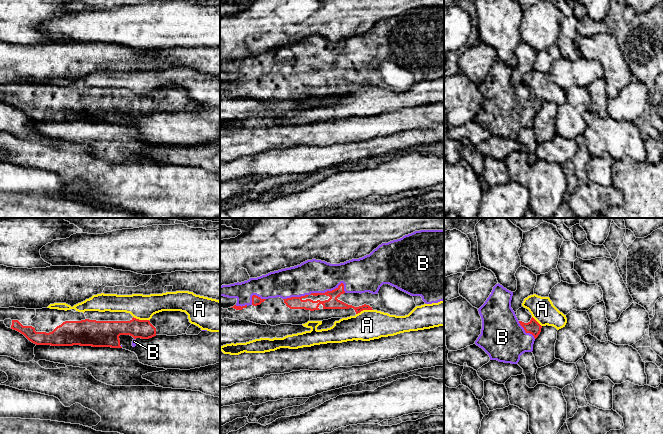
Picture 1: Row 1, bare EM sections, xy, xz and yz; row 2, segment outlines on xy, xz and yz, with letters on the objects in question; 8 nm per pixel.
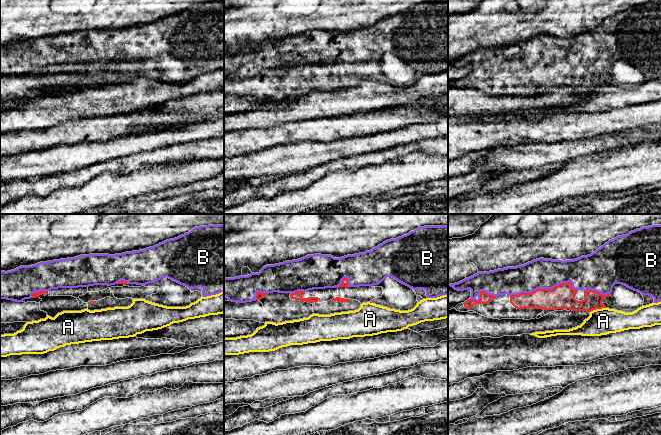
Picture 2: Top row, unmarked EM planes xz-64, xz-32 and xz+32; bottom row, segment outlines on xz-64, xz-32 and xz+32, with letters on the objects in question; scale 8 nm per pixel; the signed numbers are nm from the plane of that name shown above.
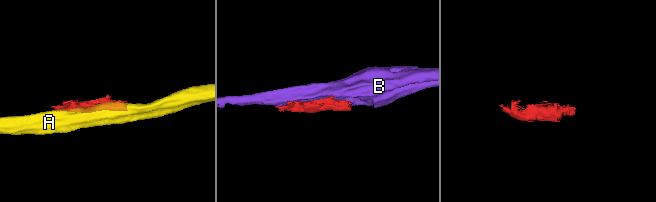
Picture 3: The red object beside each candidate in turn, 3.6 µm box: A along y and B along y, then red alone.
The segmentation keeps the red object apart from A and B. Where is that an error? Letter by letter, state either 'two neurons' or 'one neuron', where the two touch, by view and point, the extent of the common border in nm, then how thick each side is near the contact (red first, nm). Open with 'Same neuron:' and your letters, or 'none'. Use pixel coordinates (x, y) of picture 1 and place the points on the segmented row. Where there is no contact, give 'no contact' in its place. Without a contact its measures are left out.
Same neuron: B
A: two neurons | xz (364, 309) | 140 nm | 90/240 nm
B: one neuron | xz (313, 293) | 500 nm | 100/280 nm

